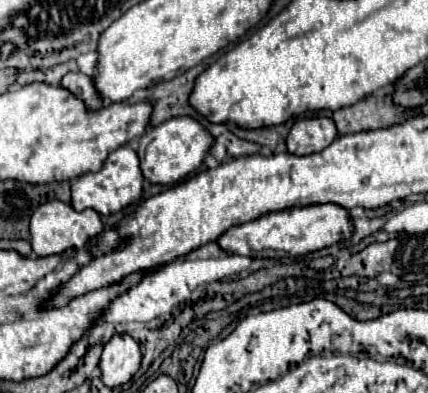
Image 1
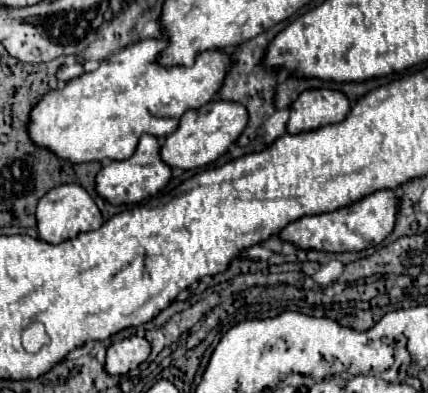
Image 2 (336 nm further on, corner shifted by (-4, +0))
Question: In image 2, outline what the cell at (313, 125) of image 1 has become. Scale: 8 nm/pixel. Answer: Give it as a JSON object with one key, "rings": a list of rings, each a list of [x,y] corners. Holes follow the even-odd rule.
{"rings":[[[309,89],[303,91],[291,105],[291,117],[287,123],[289,133],[313,131],[323,125],[341,123],[351,109],[351,101],[345,93],[335,89]]]}

